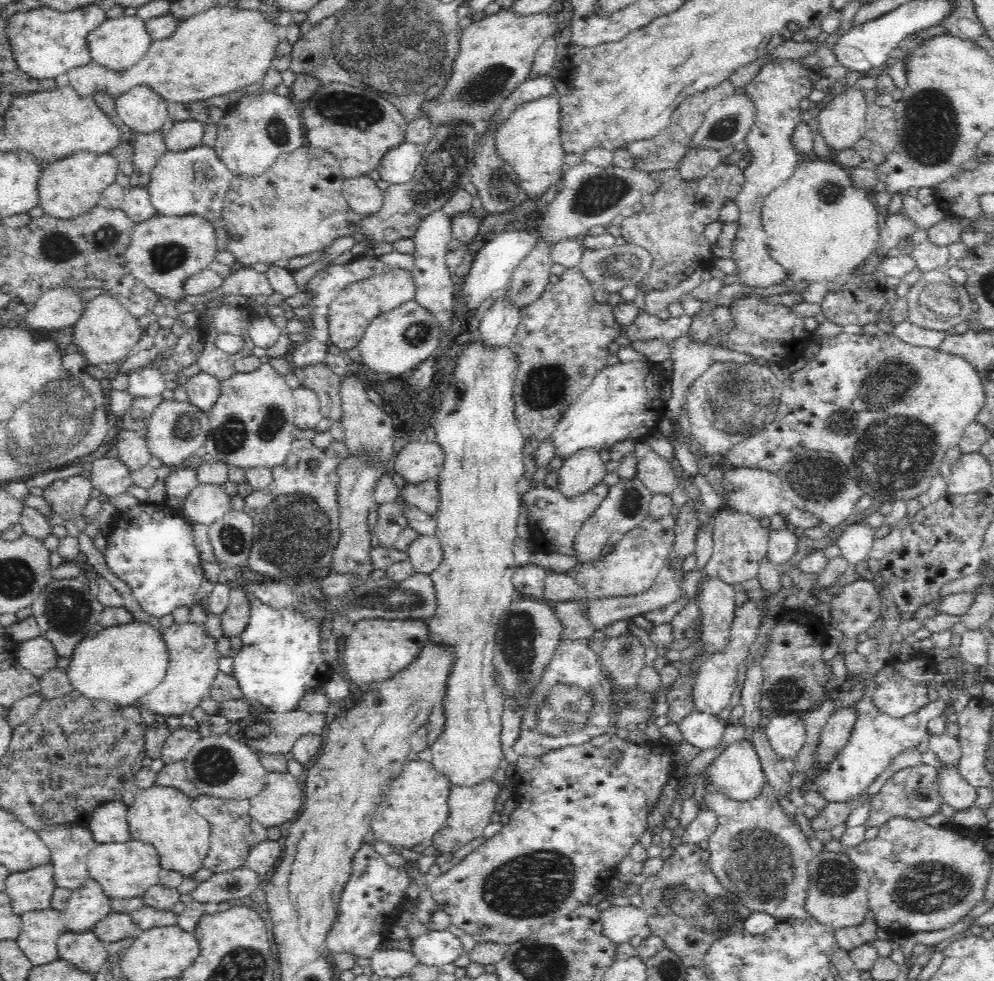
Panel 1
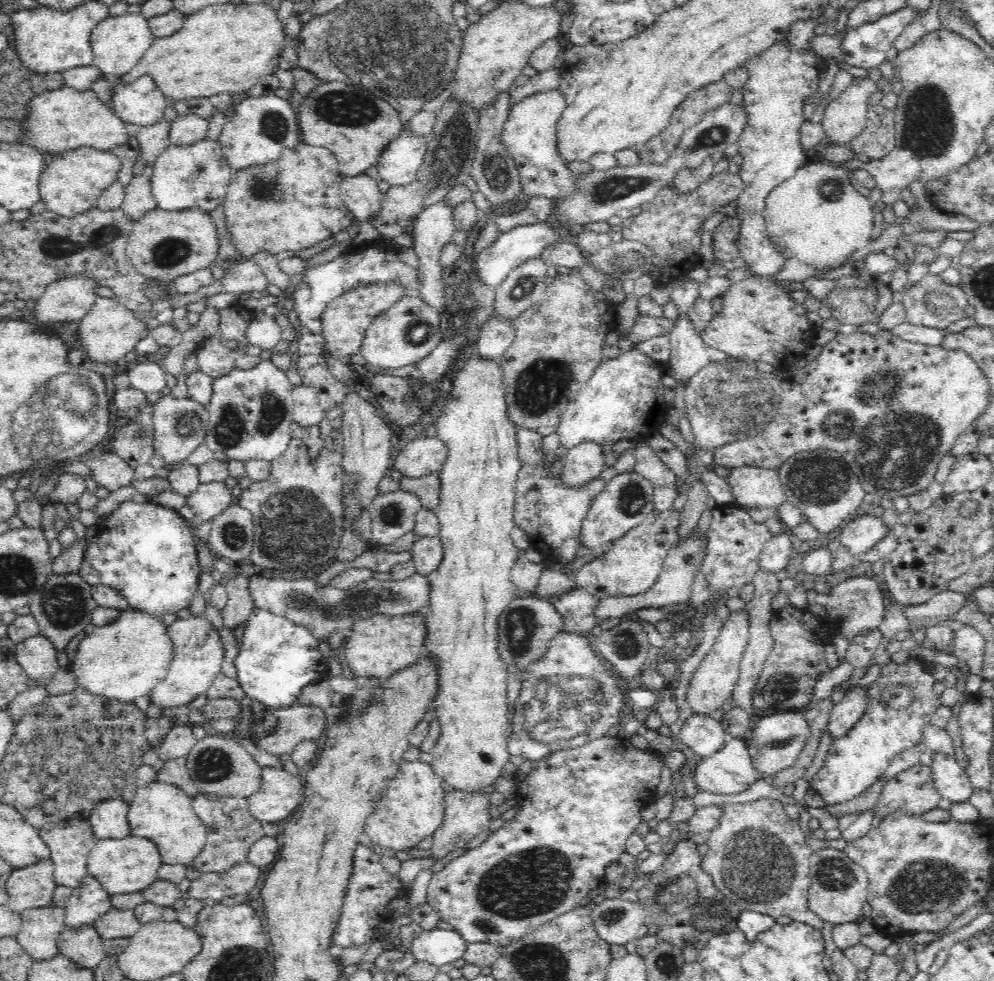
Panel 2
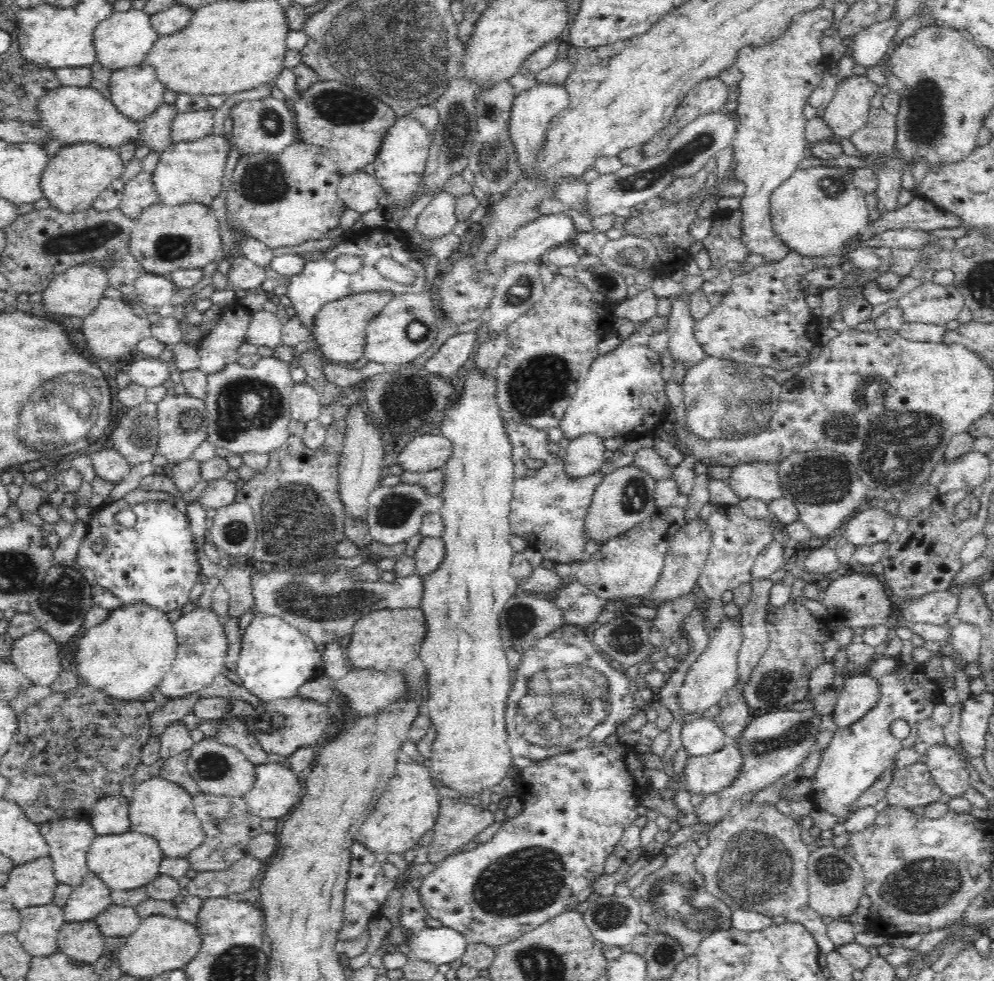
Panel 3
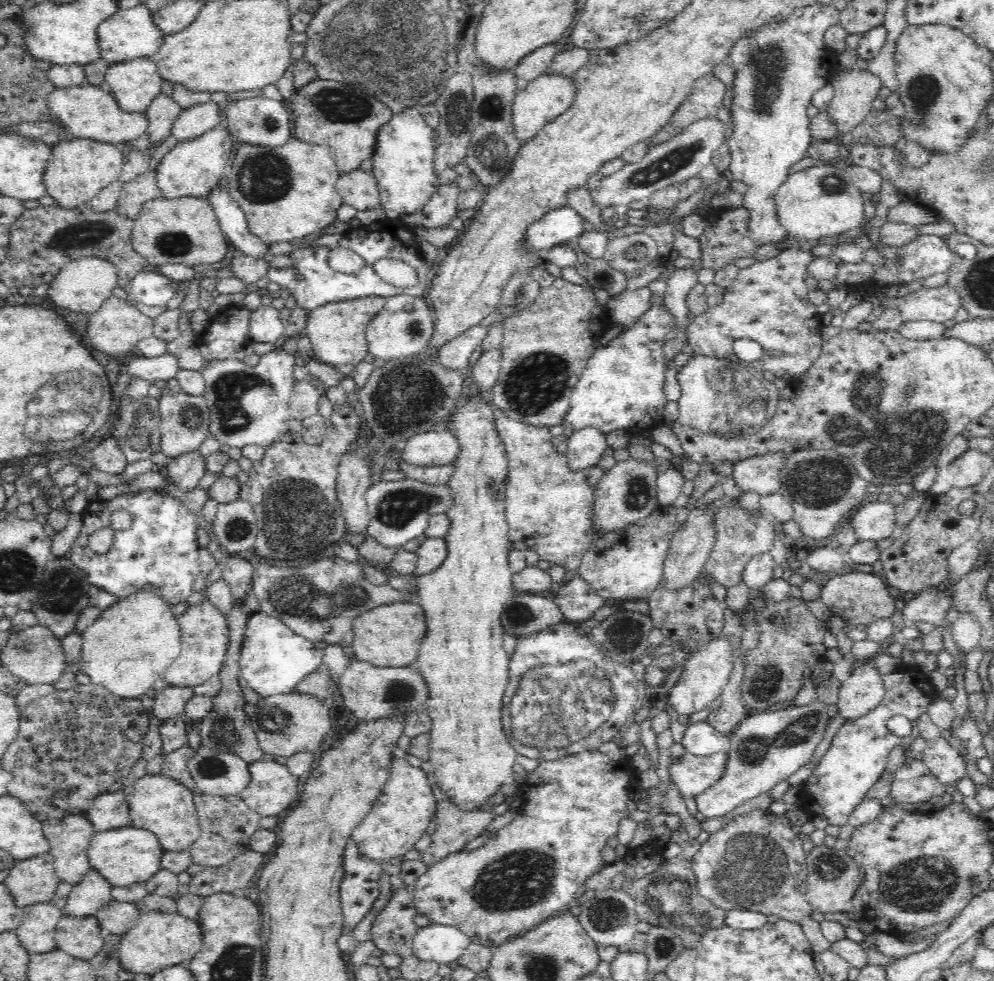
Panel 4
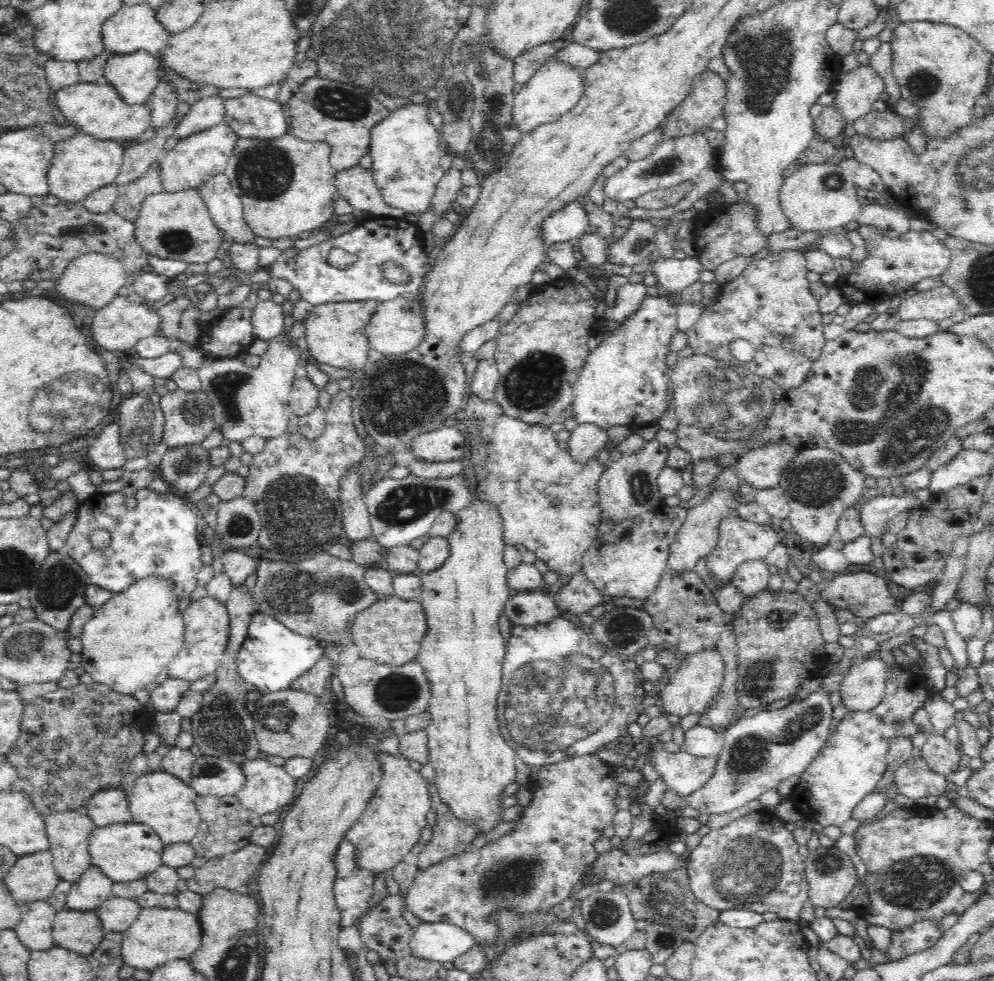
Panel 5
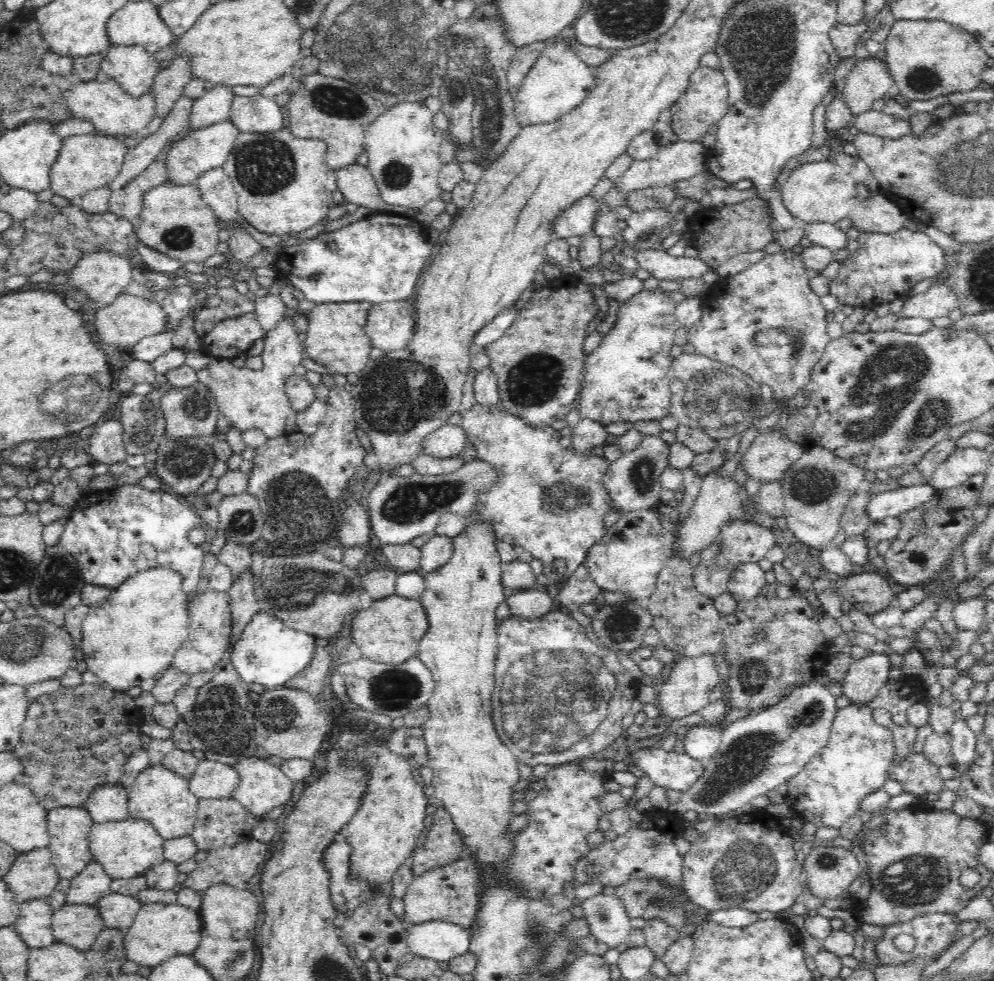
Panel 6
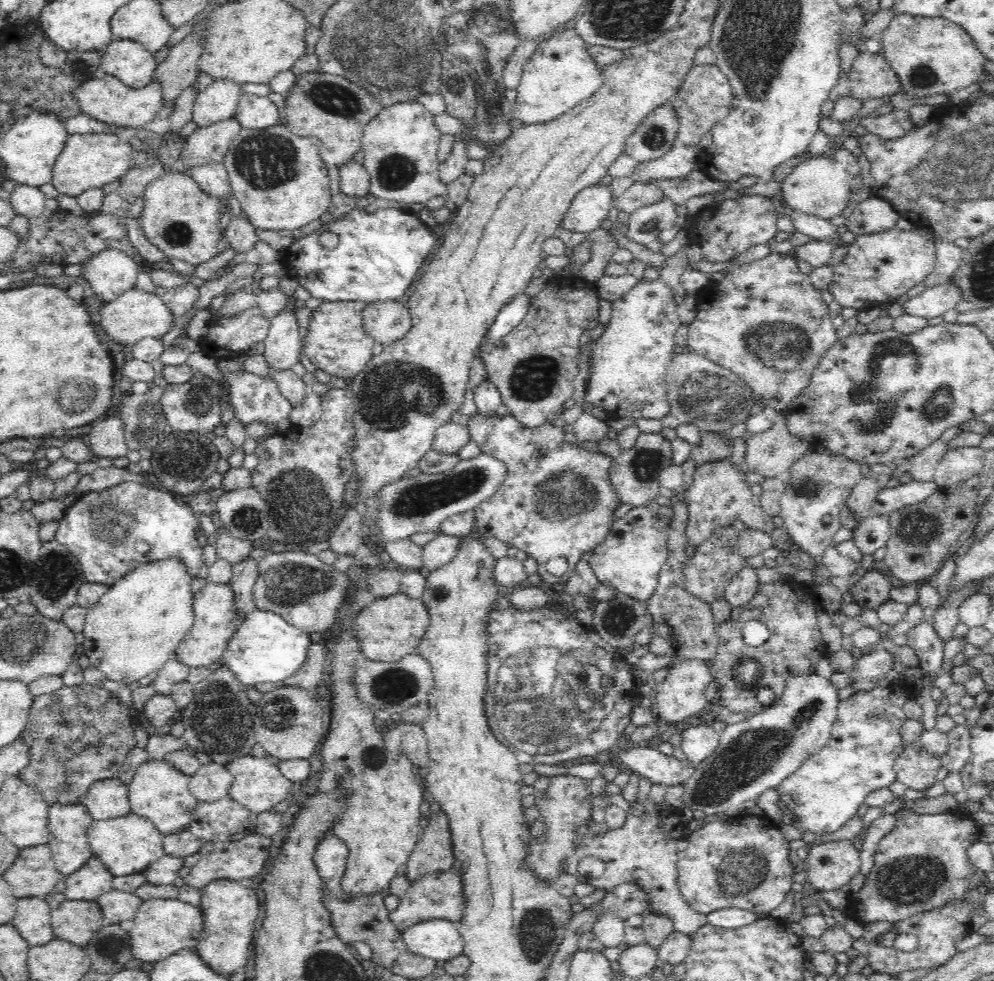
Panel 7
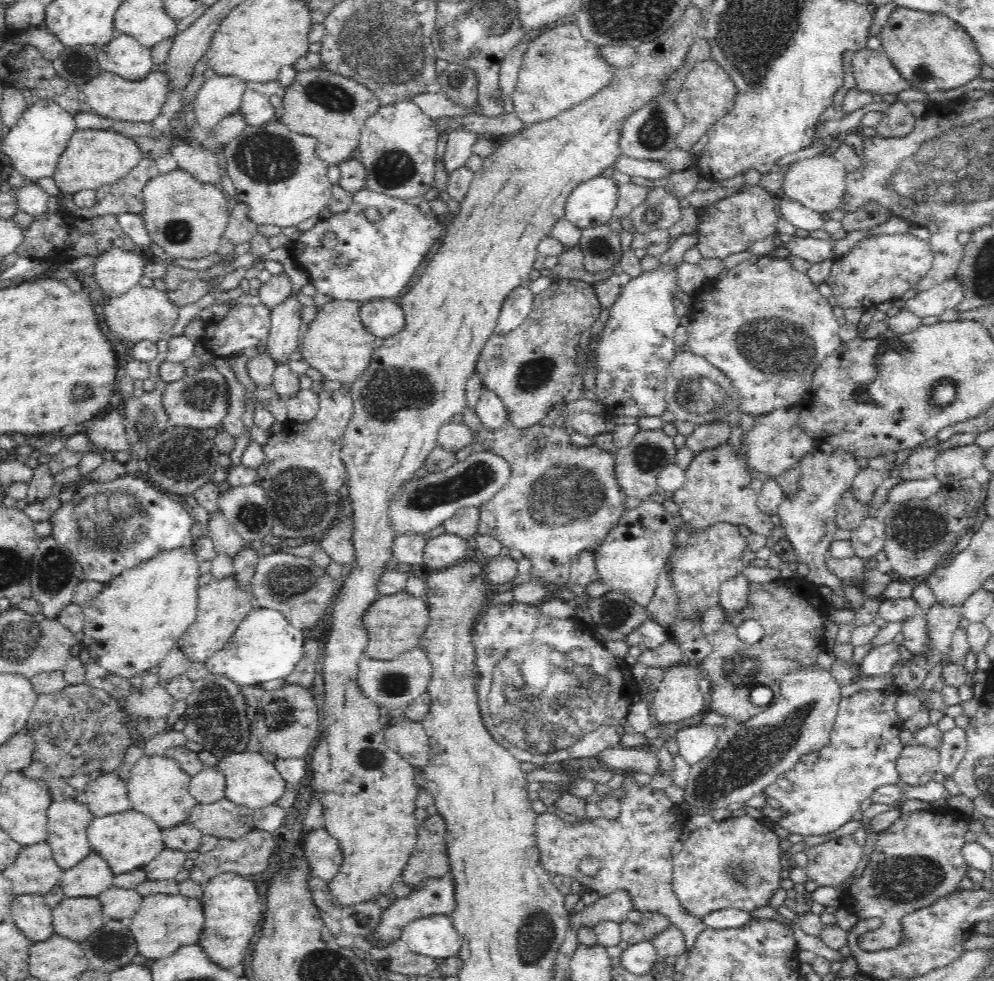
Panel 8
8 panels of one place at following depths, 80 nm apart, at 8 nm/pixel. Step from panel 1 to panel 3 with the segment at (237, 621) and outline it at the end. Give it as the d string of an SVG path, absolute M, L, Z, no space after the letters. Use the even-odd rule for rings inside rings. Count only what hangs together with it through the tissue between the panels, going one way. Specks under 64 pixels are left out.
M230 566L221 573L221 584L229 594L227 618L239 620L246 612L255 608L254 595L251 591L252 570L249 567Z

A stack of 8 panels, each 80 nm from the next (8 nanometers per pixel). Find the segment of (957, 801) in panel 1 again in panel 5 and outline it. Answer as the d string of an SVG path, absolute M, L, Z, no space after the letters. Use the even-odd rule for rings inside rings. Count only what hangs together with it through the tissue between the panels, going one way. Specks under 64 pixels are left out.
M930 735L918 754L934 772L941 774L944 778L961 769L959 747L944 735Z

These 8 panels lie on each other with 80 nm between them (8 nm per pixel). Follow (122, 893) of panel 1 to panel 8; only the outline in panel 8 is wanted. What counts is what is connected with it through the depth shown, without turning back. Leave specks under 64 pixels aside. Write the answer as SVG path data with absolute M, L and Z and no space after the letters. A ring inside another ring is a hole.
M134 809L93 818L87 828L91 850L98 853L118 876L126 872L143 869L165 848L163 830L149 817Z

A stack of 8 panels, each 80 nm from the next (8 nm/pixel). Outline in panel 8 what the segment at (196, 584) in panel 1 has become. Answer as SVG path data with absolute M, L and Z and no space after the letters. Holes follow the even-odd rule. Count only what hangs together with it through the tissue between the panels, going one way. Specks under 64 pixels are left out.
M139 472L135 476L126 474L109 482L84 483L50 520L53 526L51 536L74 555L82 566L84 581L112 582L124 572L160 555L160 552L176 548L185 548L196 554L196 540L192 538L196 513L186 504L185 496L162 491L158 482L151 482Z

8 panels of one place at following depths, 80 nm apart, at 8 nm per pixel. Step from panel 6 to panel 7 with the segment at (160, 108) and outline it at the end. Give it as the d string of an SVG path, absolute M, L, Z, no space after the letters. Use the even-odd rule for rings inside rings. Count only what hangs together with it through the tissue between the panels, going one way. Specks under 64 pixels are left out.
M192 35L171 47L168 56L156 68L154 78L162 90L163 104L176 102L186 88L194 85L199 75L197 62L200 55L201 44Z

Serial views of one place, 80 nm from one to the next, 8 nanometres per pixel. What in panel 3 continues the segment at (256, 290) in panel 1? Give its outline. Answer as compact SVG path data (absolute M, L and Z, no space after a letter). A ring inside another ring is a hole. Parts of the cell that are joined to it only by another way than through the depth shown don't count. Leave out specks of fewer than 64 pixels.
M244 255L231 258L231 267L227 272L227 279L232 290L260 288L268 276L264 268L254 264Z

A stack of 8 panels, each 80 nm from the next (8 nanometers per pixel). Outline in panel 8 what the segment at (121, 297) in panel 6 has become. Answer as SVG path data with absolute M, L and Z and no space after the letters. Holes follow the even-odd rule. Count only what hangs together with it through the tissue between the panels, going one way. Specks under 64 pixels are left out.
M140 284L133 286L126 294L109 299L104 307L104 316L112 337L126 342L129 346L141 340L158 342L168 340L178 318L179 307L173 303L173 296L167 291L157 290Z

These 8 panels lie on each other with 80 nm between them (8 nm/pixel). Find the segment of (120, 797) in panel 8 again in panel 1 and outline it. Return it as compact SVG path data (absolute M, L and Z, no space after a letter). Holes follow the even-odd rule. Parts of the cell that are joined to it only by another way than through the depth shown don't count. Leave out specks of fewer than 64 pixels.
M120 800L104 803L101 807L94 810L86 826L92 831L97 844L125 843L131 840L129 824L127 823L128 809L129 807Z

